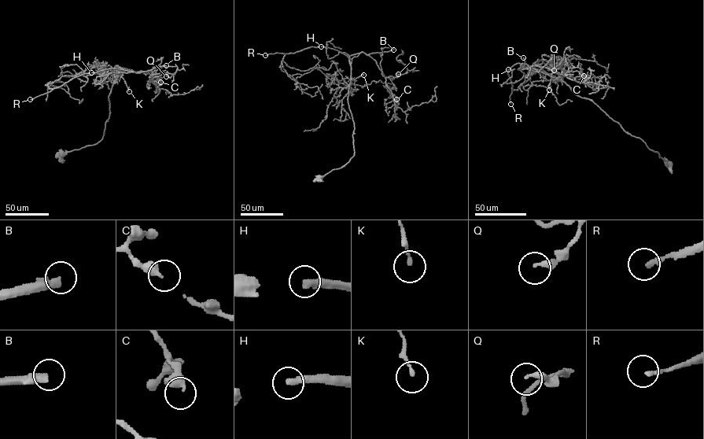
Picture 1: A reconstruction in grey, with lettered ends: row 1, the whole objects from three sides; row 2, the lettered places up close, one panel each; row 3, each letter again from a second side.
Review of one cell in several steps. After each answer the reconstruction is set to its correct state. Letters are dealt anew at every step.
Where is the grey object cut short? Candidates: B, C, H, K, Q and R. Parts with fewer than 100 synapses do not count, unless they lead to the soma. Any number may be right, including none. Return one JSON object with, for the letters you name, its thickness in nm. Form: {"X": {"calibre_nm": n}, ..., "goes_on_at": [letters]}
{"B": {"calibre_nm": 360}, "R": {"calibre_nm": 200}, "goes_on_at": ["B", "R"]}

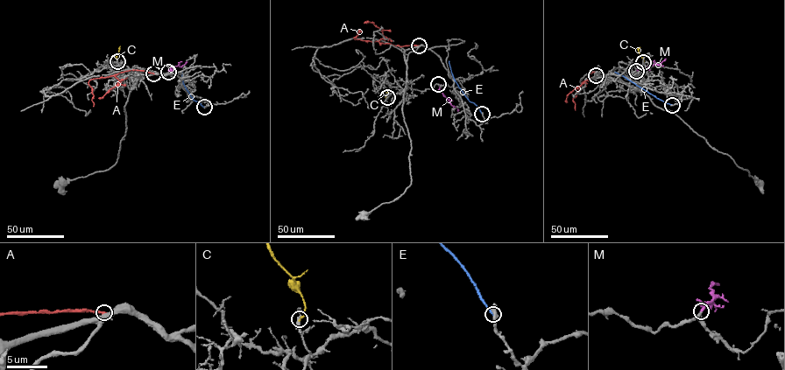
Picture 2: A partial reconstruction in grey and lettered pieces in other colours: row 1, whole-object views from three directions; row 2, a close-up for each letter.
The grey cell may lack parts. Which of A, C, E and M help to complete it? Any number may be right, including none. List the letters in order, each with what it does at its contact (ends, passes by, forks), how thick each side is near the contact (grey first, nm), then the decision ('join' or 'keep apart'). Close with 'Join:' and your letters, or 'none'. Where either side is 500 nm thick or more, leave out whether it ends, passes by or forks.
A: it ends there; 420 nm thick on the grey side, 240 nm on the other; keep apart
C: it ends there; 240 nm thick on the grey side, 200 nm on the other; keep apart
E: it ends there; 420 nm thick on the grey side, 240 nm on the other; keep apart
M: it ends there; 240 nm thick on the grey side, 240 nm on the other; join
Join: M

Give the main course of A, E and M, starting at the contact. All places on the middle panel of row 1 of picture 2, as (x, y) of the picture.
A: (419, 45), (399, 46), (355, 39), (353, 38), (359, 30), (361, 31)
E: (482, 114), (459, 87), (449, 61)
M: (438, 84), (440, 90), (457, 111)

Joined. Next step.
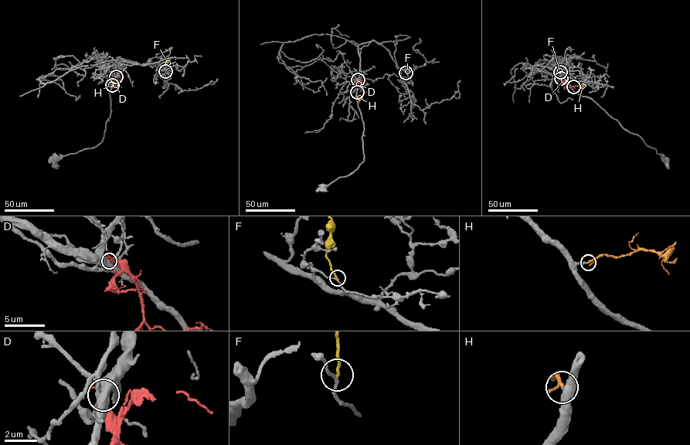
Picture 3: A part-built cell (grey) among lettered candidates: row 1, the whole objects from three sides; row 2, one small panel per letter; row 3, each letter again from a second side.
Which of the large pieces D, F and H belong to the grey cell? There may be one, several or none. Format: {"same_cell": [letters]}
{"same_cell": ["H"]}

